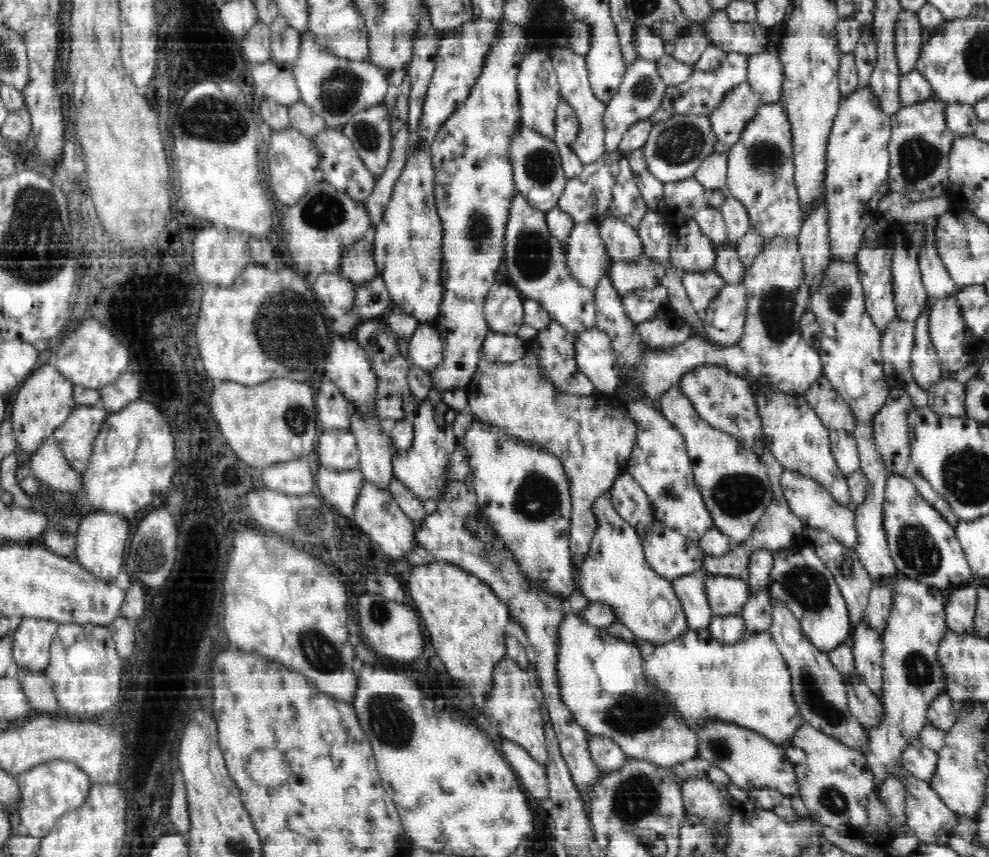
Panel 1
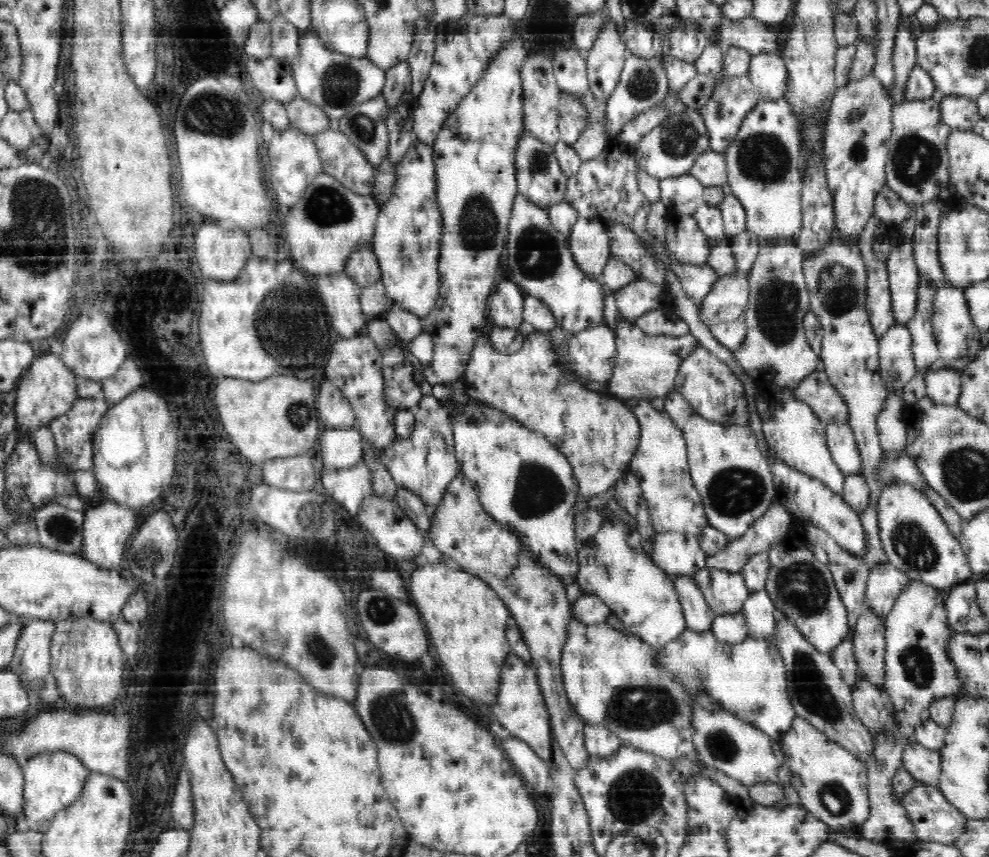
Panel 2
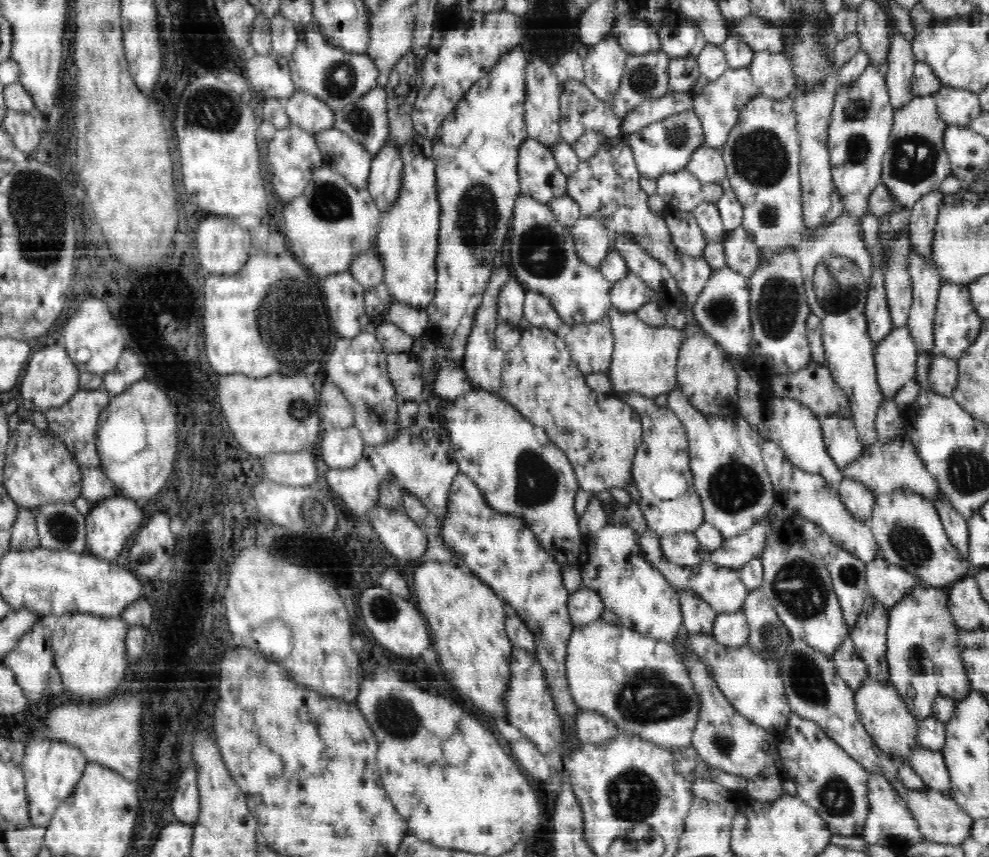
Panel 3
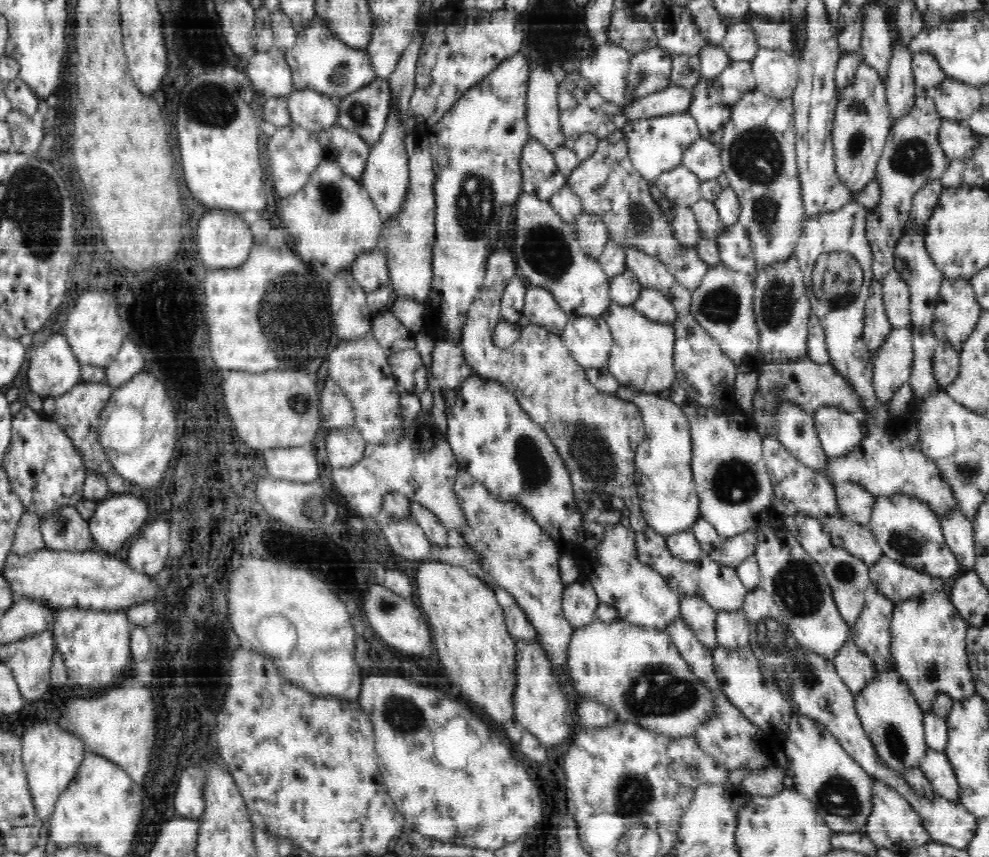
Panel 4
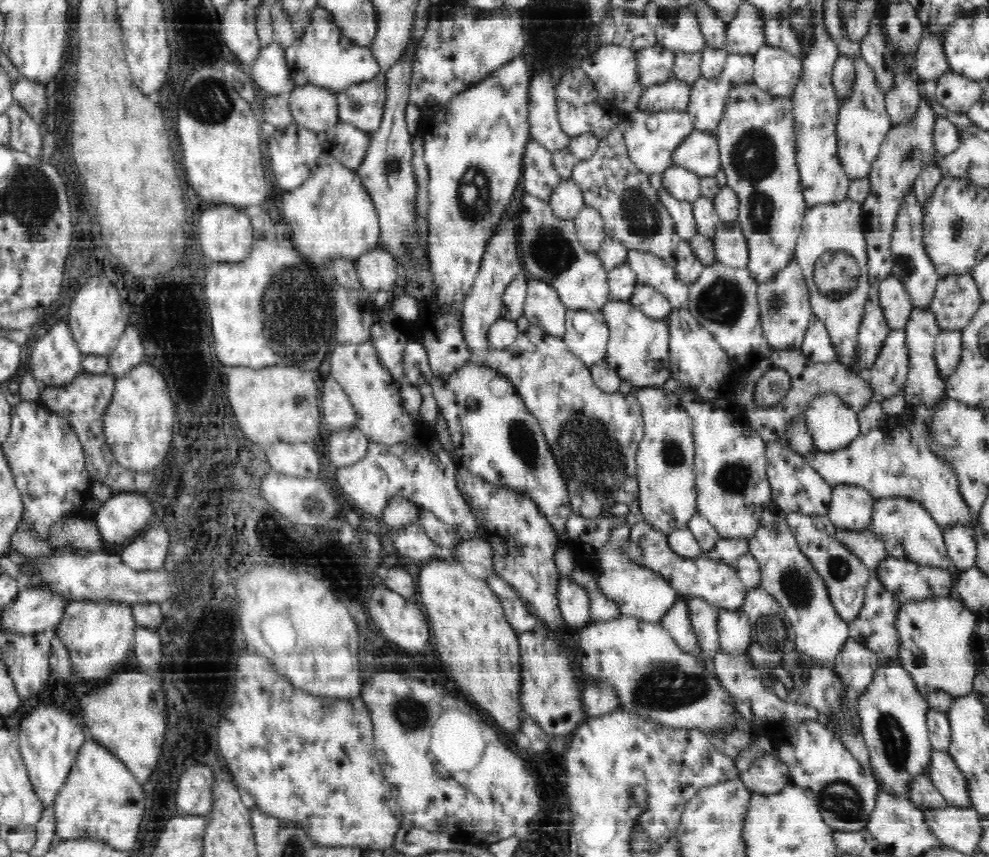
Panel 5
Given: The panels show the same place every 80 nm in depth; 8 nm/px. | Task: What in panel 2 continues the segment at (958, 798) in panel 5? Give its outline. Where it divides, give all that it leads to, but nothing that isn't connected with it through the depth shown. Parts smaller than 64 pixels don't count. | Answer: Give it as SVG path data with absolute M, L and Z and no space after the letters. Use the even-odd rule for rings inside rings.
M912 740L903 752L903 766L916 780L928 786L938 788L937 779L940 778L940 753L930 750L915 740Z

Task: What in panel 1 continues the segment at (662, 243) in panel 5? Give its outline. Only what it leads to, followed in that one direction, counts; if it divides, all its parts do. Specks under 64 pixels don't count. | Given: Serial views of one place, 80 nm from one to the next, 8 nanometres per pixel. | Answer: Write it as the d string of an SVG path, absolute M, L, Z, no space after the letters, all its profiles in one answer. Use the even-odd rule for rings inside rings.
M616 150L616 154L603 155L596 162L584 165L578 176L568 179L557 205L560 211L568 213L575 224L589 220L598 224L602 218L612 216L638 231L642 218L649 211L639 187L636 176L630 169L630 161L626 155L619 154ZM713 270L706 273L684 271L680 277L692 303L692 308L696 310L698 315L700 315L700 319L703 320L707 308L719 296L723 286L727 283Z

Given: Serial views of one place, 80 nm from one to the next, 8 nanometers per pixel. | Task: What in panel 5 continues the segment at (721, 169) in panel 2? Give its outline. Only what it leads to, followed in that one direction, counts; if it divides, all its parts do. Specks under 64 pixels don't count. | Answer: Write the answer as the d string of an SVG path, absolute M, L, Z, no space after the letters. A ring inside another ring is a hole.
M695 129L673 150L671 164L683 166L699 177L714 177L721 168L717 138Z

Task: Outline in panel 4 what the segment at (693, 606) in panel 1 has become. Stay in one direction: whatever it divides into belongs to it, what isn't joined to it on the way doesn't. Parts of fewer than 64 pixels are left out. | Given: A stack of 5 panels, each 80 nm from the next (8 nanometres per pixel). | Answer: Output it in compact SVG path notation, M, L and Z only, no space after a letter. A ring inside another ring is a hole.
M684 595L680 601L681 615L684 624L692 629L698 640L711 650L716 647L716 616L718 611L714 610L703 598Z

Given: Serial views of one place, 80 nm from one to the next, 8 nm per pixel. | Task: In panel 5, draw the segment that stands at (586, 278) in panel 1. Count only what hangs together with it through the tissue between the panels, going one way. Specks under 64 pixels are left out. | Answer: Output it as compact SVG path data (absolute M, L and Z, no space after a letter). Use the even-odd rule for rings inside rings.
M584 205L573 220L573 227L582 247L595 253L607 237L606 226L600 211Z

